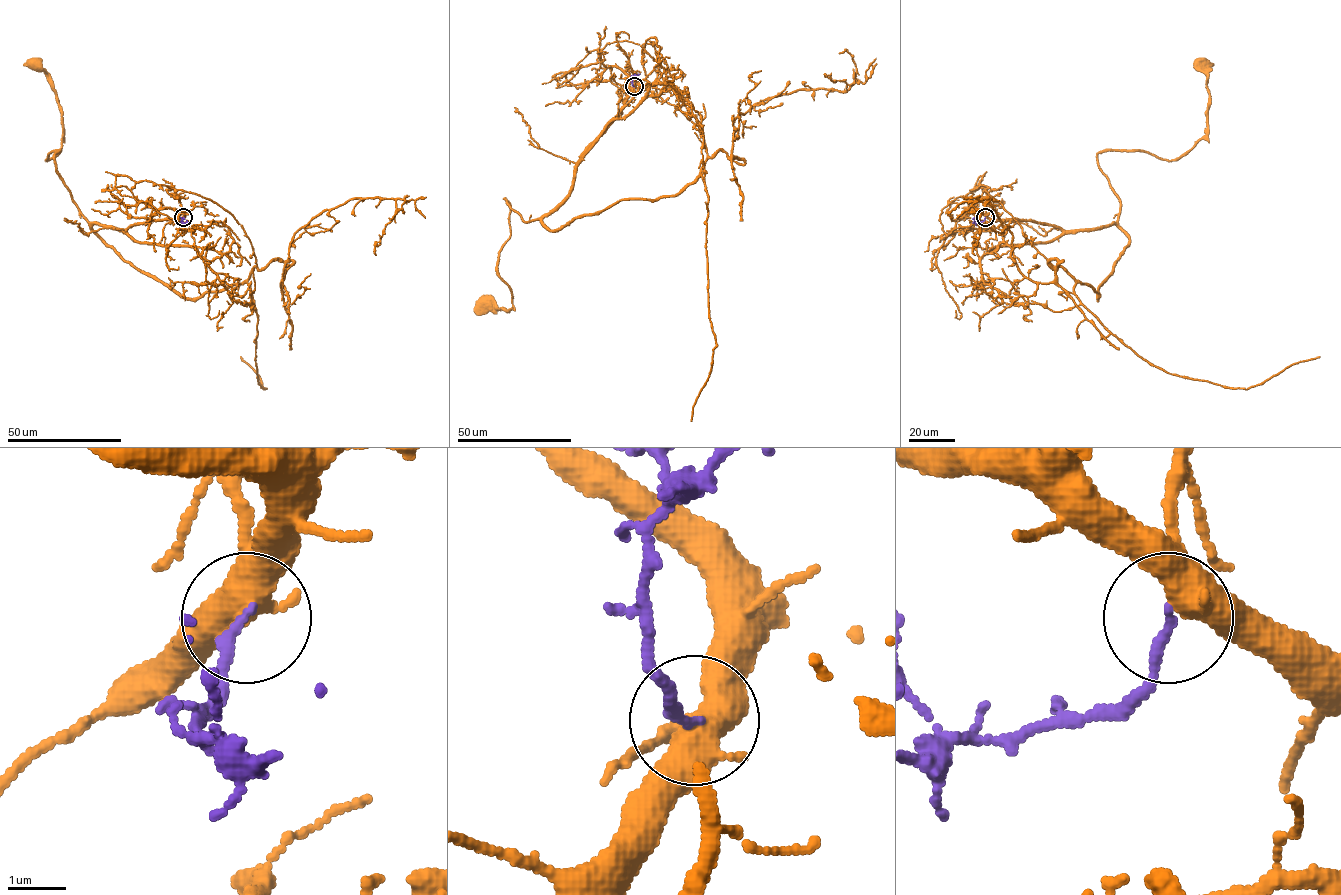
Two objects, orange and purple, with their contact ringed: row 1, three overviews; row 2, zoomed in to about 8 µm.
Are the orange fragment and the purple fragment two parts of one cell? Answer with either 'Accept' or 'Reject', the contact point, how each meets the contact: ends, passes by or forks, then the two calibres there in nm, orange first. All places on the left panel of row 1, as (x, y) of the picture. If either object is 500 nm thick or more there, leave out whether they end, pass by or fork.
Accept. Place: (183, 217). Thickness 500 nm (orange) against 200 nm

